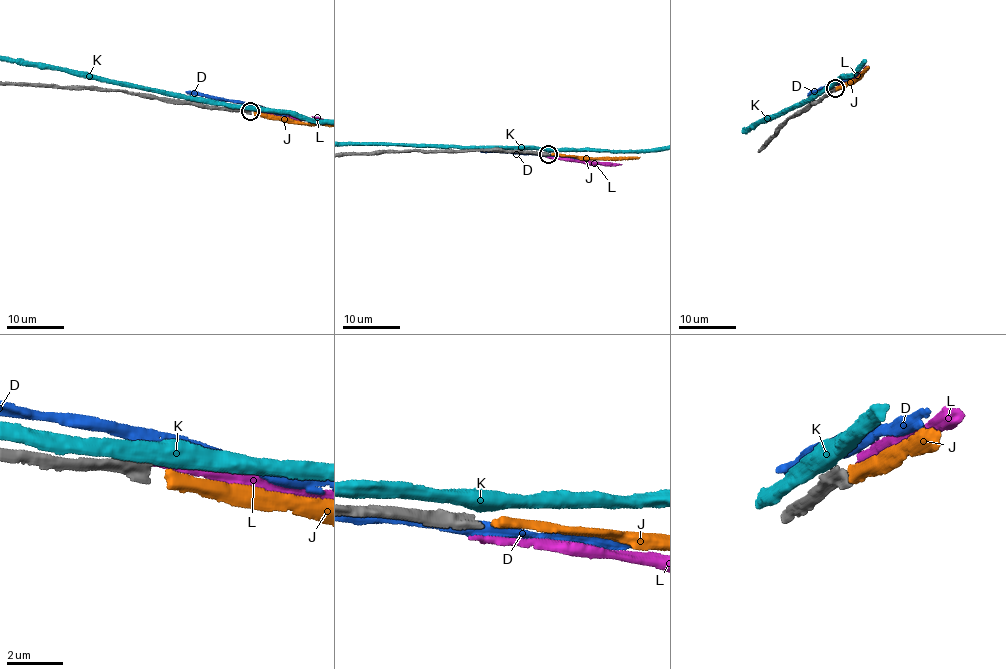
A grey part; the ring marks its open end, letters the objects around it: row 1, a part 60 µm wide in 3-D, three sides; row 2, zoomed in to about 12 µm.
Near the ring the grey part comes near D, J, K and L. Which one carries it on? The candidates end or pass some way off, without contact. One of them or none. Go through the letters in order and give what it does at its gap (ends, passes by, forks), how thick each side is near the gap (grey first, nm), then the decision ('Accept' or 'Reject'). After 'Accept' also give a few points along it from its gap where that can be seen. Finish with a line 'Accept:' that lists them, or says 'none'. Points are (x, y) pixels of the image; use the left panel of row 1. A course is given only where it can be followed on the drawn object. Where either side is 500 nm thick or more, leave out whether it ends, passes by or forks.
D: It passes by. Thickness 440 nm (grey) against 440 nm. Reject
J: It ends there. Thickness 440 nm (grey) against 400 nm. Accept
K: Thickness 440 nm (grey) against 550 nm. Reject
L: It ends there. Thickness 440 nm (grey) against 240 nm. Reject
Accept: J

